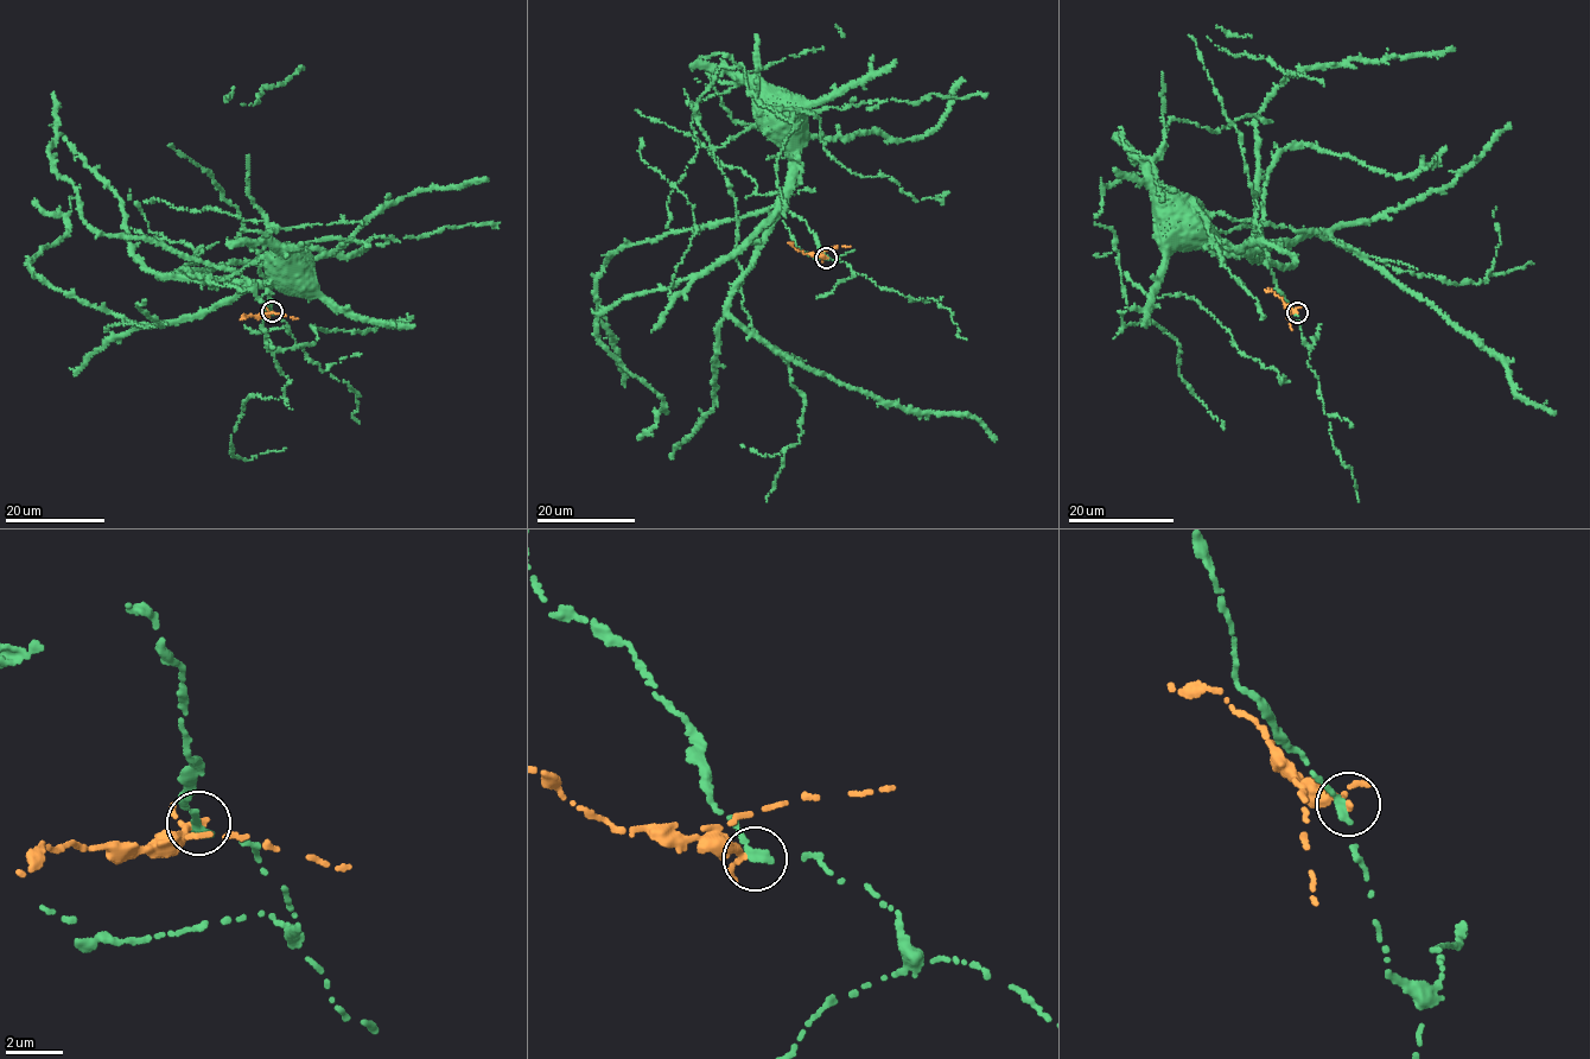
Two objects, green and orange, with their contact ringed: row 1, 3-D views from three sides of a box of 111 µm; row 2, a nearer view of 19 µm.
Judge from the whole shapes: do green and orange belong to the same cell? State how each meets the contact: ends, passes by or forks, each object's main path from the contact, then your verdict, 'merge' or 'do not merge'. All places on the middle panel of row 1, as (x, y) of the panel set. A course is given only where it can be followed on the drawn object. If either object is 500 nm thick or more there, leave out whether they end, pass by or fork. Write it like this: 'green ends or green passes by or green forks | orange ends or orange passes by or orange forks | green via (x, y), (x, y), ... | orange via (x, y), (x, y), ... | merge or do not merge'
green ends | orange passes by | green via (827, 257), (805, 221), (792, 215), (786, 202), (801, 172), (793, 151), (793, 133), (783, 99) | orange via (827, 257), (802, 253), (787, 242) | do not merge

